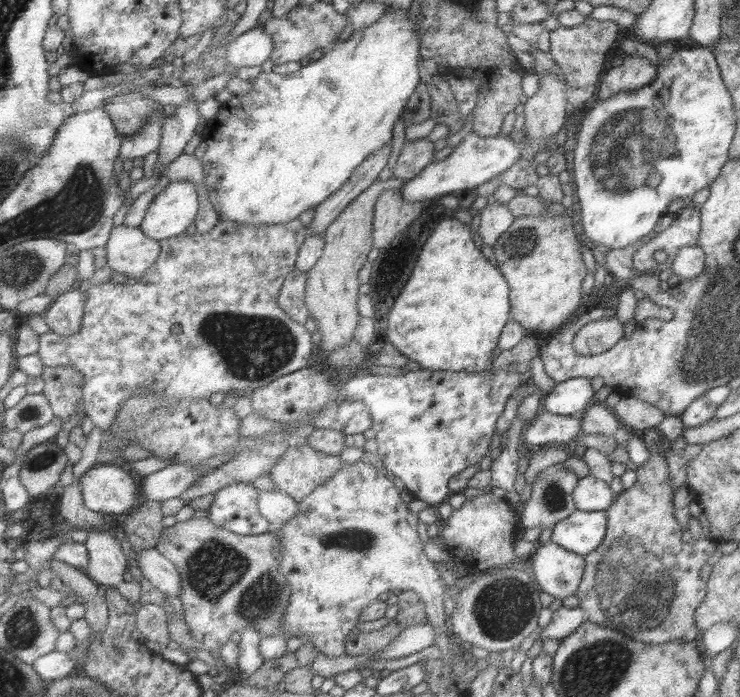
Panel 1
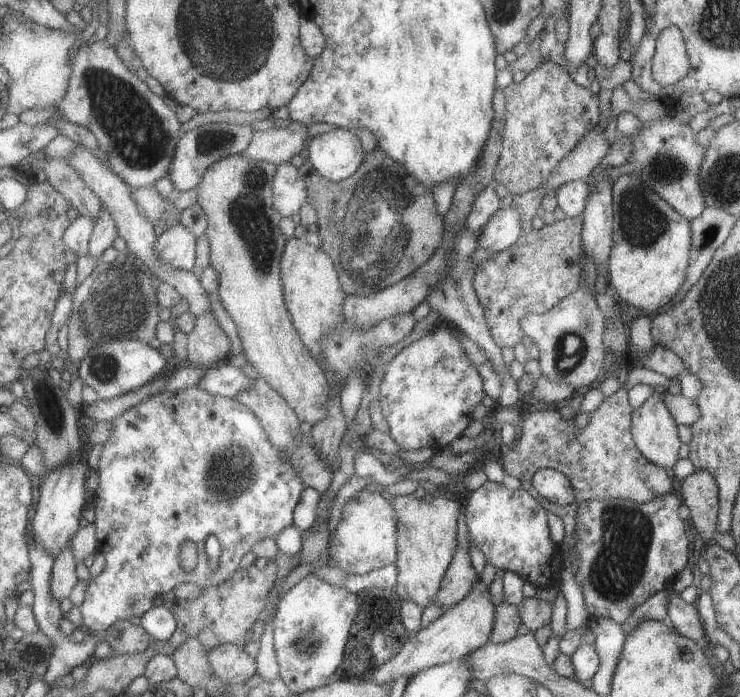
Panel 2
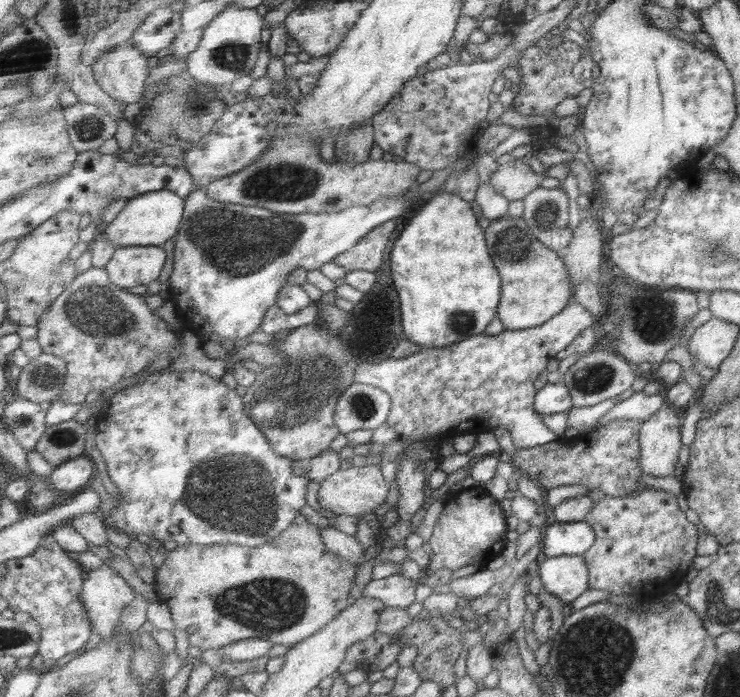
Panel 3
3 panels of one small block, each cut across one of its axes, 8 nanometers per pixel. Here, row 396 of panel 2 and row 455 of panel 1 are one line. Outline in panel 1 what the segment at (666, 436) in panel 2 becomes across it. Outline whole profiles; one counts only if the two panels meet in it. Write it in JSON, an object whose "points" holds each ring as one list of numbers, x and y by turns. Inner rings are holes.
{"points":[[650,429,642,433,642,437,649,450,649,457,644,464,636,468,637,479,634,485,616,495,613,503,605,510,608,522,601,546,585,556,584,578,576,592,579,608,586,612,590,622,624,632,630,639,638,642,695,642,698,641,700,632,694,623,694,612,707,593,707,582,700,578,700,569,706,564,707,558,716,551,718,543,709,538,691,542,682,540,682,529,674,515,672,501,676,490,672,486,663,453,666,447,664,436,657,429]]}

